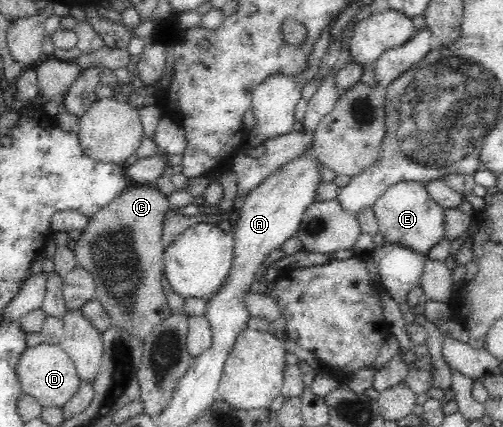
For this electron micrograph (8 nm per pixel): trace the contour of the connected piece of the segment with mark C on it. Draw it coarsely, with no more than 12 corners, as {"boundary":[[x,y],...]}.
{"boundary":[[130,182],[73,249],[111,326],[142,343],[171,313],[155,184]]}

